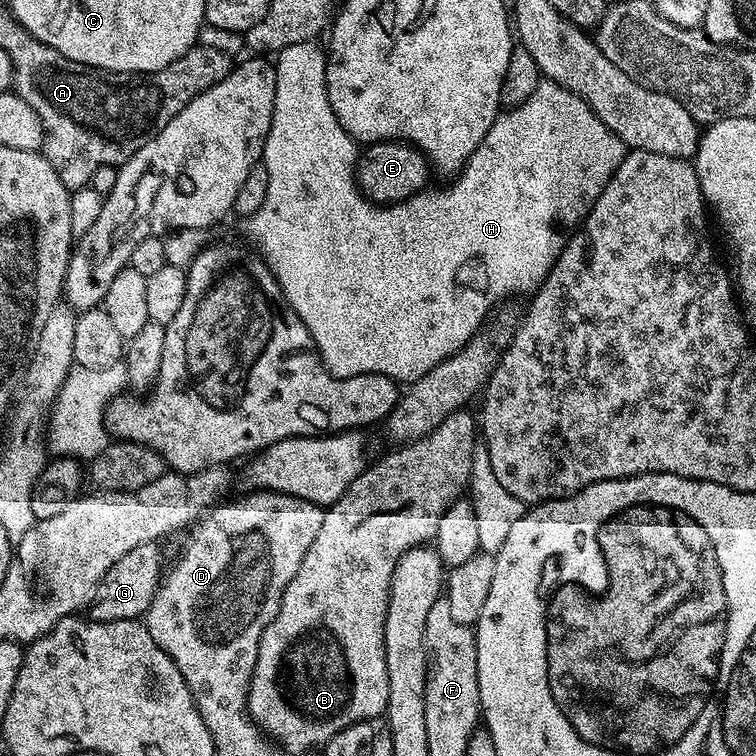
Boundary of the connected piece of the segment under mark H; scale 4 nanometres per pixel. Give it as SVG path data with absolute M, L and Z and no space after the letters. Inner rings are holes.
M280 64L275 65L277 76L277 88L274 94L273 120L270 122L269 134L265 140L262 163L266 166L266 178L270 178L270 182L266 185L266 202L262 202L262 207L259 208L258 214L254 214L247 221L248 232L252 235L252 240L255 251L264 257L264 261L268 263L268 268L274 274L274 278L278 282L278 286L282 290L284 300L294 310L294 314L298 314L298 318L302 318L302 322L306 326L306 330L310 330L310 338L314 338L316 349L320 351L320 361L324 363L328 373L331 376L341 376L342 378L350 378L358 374L382 374L389 376L390 379L397 382L411 382L422 378L422 374L426 374L430 370L434 370L434 366L438 366L444 360L448 360L451 356L456 356L458 350L462 350L472 341L473 336L483 329L486 321L489 319L488 311L491 310L492 304L496 304L499 300L504 300L507 296L512 296L515 292L531 293L546 277L552 268L552 263L560 256L561 250L568 242L570 233L583 221L588 215L588 210L602 194L602 190L606 186L606 182L614 174L614 170L624 160L626 155L626 145L618 139L613 132L607 128L602 122L602 118L598 118L594 114L594 110L590 110L590 106L582 97L575 96L570 90L566 90L562 86L558 86L552 80L541 79L540 85L534 90L534 94L530 94L530 98L526 98L526 102L522 102L517 108L510 108L501 111L500 115L490 126L490 130L486 134L486 138L482 138L482 142L478 142L478 150L474 150L474 154L470 154L470 158L464 161L464 167L460 169L456 180L449 188L429 187L423 192L416 193L409 200L399 200L397 204L374 204L367 199L363 192L360 191L360 185L356 182L356 161L358 159L358 144L353 140L351 134L342 126L342 122L338 122L338 118L334 114L334 110L330 106L330 98L326 90L326 74L324 73L324 64Z

